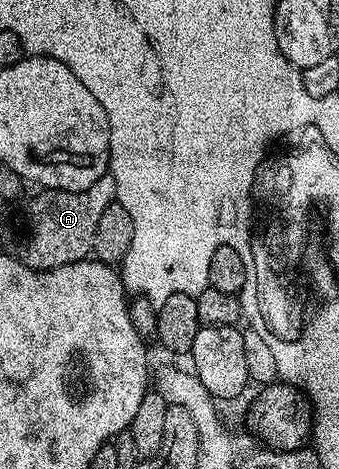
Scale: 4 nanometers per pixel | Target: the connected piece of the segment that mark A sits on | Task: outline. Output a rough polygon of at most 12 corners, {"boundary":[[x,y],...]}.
{"boundary":[[106,173],[85,190],[39,191],[23,257],[43,269],[92,254],[116,201]]}

